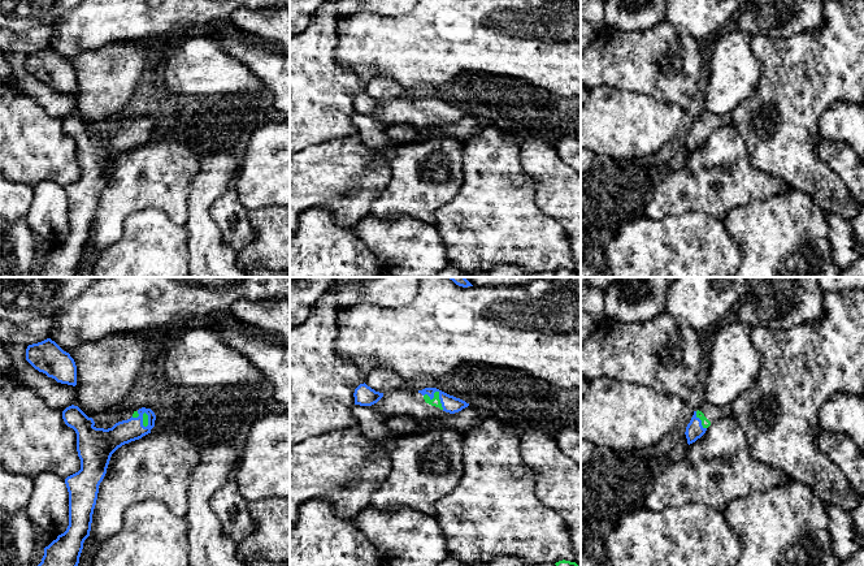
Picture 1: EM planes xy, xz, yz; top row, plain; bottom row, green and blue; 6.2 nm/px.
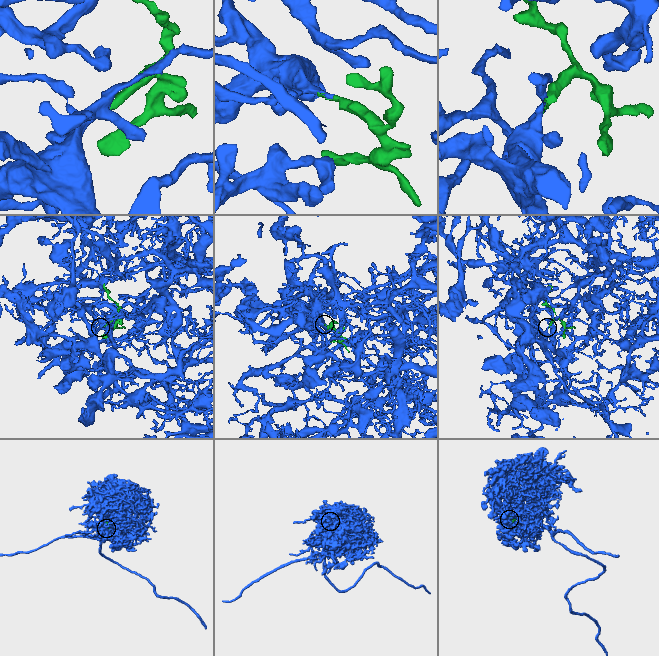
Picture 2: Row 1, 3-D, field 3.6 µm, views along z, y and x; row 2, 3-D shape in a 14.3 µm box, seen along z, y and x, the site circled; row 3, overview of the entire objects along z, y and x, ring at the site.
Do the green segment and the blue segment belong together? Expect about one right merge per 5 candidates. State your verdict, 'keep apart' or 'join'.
join

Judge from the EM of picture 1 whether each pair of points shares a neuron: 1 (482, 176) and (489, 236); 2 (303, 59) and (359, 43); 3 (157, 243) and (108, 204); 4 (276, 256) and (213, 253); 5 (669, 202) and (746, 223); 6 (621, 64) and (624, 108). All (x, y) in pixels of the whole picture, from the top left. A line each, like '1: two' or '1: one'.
1: one
2: two
3: two
4: two
5: two
6: two

